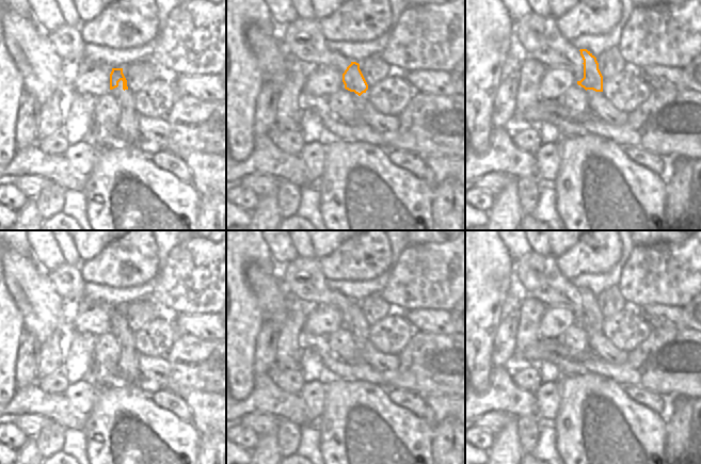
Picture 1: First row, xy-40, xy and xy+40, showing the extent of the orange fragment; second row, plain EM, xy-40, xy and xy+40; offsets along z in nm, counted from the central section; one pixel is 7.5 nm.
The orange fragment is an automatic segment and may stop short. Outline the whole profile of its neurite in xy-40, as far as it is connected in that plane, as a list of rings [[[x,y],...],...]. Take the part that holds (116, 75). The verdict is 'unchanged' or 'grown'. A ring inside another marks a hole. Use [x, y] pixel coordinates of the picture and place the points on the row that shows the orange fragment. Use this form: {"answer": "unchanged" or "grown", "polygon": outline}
{"answer": "unchanged", "polygon": [[[112,68],[110,74],[110,90],[118,86],[118,82],[123,81],[123,90],[128,90],[127,80],[123,74],[123,68]]]}

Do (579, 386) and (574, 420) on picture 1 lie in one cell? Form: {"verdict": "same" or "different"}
{"verdict": "same"}

